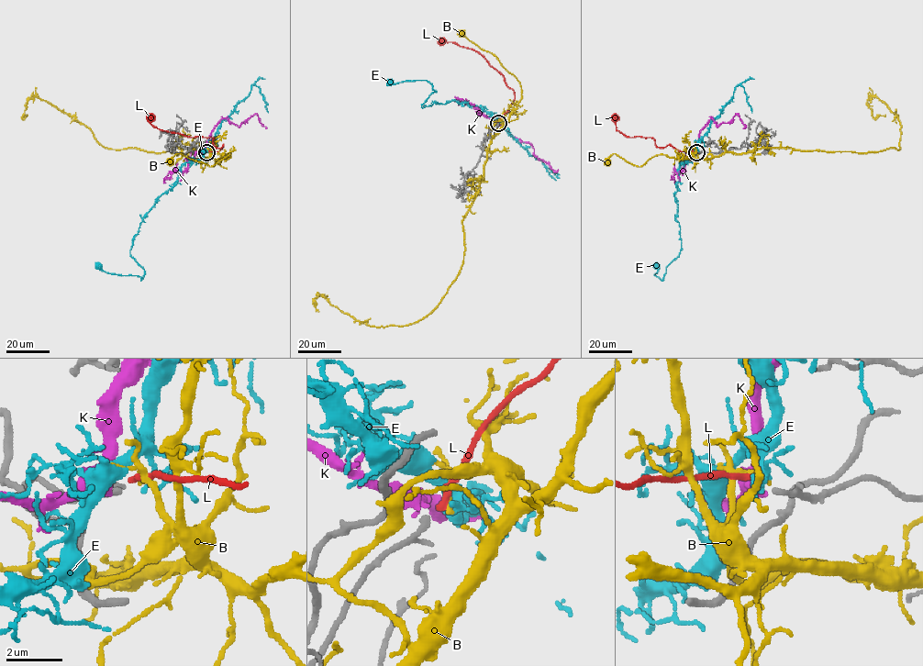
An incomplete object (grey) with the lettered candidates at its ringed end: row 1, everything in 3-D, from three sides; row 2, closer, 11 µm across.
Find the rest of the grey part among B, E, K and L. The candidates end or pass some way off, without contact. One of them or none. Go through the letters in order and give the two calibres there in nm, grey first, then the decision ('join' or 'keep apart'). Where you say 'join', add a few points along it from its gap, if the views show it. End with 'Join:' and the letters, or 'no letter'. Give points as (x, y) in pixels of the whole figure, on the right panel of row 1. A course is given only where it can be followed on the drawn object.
B: calibres 150 and 120 nm; keep apart
E: calibres 150 and 100 nm; keep apart
K: calibres 150 and 360 nm; keep apart
L: calibres 150 and 240 nm; keep apart
Join: no letter

